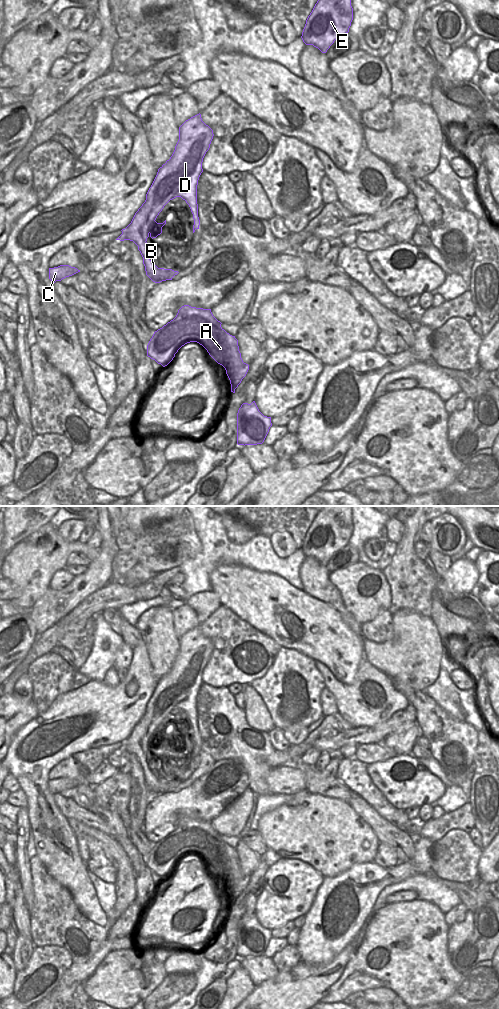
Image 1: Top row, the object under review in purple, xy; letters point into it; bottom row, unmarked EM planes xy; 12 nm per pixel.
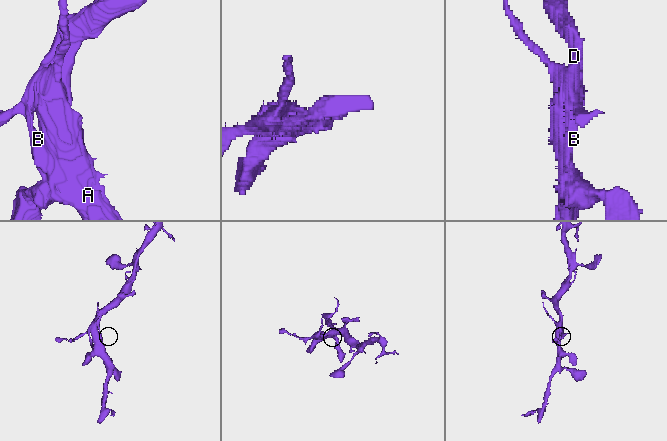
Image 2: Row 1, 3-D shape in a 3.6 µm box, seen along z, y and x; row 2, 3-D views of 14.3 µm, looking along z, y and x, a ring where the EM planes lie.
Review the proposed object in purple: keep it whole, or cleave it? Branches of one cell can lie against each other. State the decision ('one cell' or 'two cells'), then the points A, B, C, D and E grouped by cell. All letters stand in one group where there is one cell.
two cells | A B / C D E

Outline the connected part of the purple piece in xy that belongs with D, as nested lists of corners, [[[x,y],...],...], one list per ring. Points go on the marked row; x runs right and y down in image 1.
[[[200,113],[179,127],[179,140],[172,156],[158,169],[145,202],[116,240],[133,241],[144,257],[149,233],[166,224],[166,220],[157,223],[157,216],[176,197],[185,200],[191,209],[194,219],[193,233],[199,229],[197,185],[203,172],[203,158],[210,148],[213,136],[213,130],[202,121]]]

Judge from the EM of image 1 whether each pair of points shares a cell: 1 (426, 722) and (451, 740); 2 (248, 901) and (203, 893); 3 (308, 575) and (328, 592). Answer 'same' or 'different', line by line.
1: same
2: different
3: same

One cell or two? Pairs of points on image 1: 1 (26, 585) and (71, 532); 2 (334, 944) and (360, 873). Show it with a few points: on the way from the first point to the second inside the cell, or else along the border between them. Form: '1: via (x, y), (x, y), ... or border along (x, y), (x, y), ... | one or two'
1: border along (57, 530), (66, 540), (78, 540) | two
2: via (314, 927), (319, 920), (324, 896), (338, 881) | one

